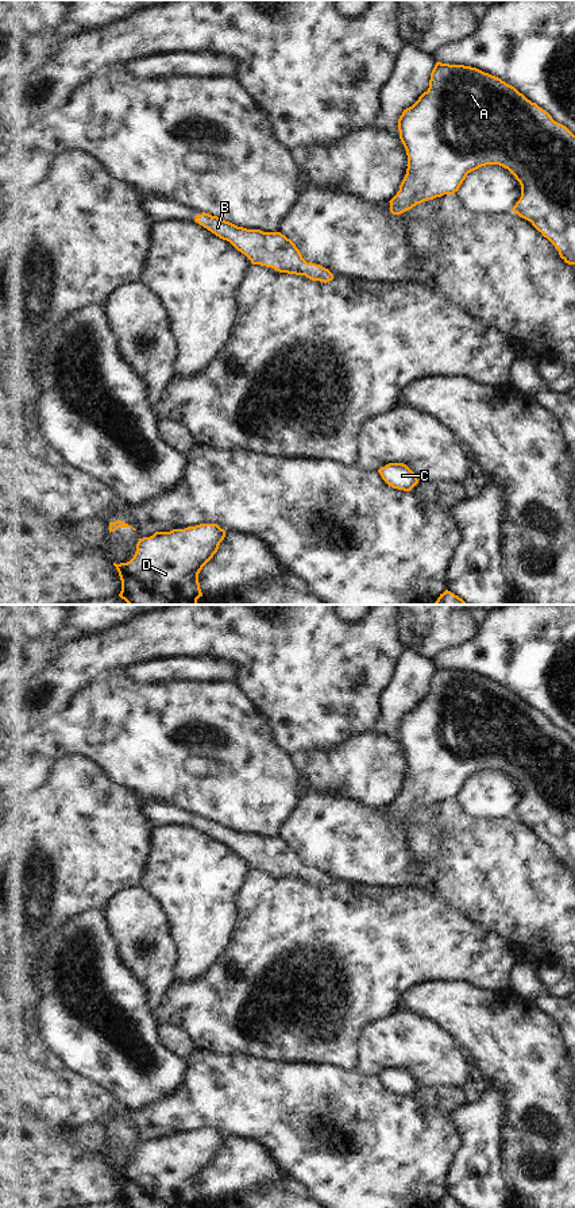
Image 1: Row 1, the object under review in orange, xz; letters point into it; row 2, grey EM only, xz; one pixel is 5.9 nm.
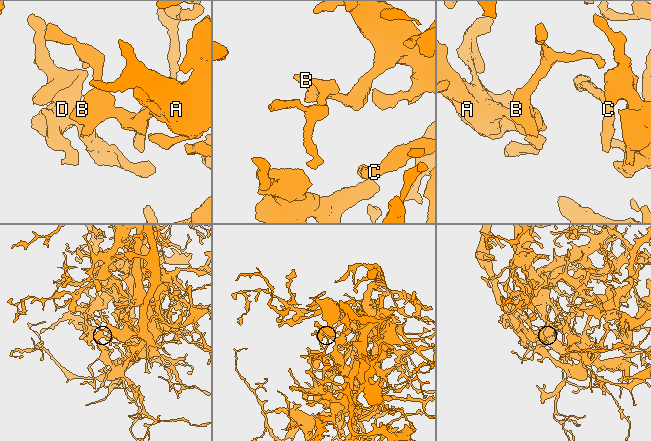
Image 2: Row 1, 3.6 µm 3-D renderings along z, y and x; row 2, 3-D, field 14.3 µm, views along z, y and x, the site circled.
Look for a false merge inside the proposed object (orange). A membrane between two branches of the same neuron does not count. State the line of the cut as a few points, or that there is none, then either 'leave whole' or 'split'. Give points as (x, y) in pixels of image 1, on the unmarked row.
no cut; leave whole

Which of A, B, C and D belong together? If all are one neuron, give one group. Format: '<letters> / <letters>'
A B C D

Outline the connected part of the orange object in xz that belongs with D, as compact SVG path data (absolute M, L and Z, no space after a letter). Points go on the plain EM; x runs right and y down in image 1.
M200 1128L138 1143L134 1162L127 1168L113 1168L121 1185L119 1201L127 1208L197 1208L202 1201L198 1178L224 1142L225 1135L217 1128Z

